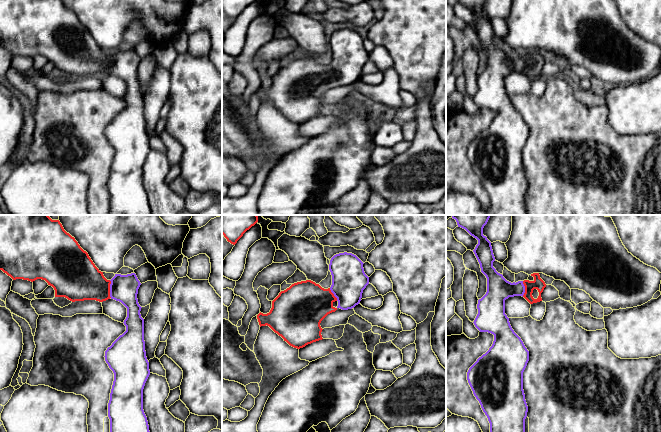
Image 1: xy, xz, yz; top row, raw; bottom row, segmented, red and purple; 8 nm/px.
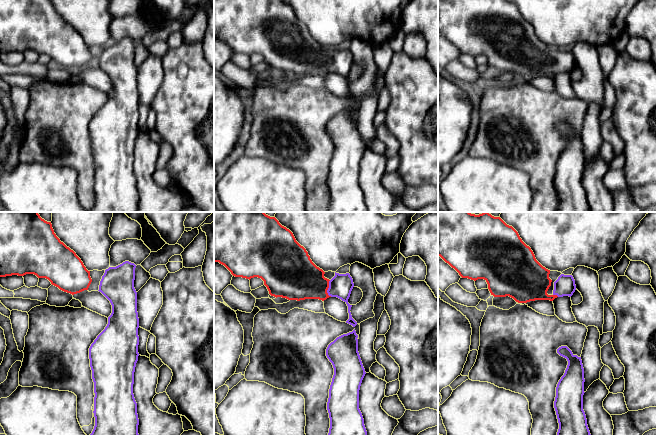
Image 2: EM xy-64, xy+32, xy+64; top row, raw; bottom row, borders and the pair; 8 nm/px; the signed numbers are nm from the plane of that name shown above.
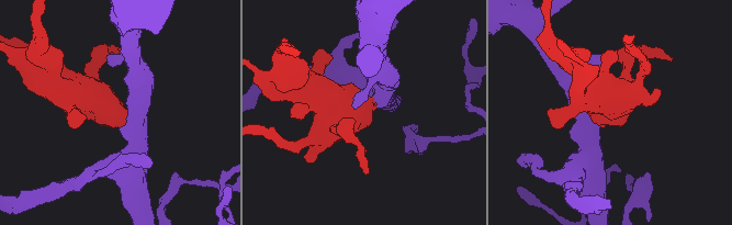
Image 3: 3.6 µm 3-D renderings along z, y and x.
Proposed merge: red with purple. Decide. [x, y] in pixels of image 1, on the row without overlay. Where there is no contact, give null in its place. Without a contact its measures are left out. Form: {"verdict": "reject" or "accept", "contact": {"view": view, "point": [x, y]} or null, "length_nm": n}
{"verdict": "accept", "contact": {"view": "xy", "point": [109, 65]}, "length_nm": 140}

